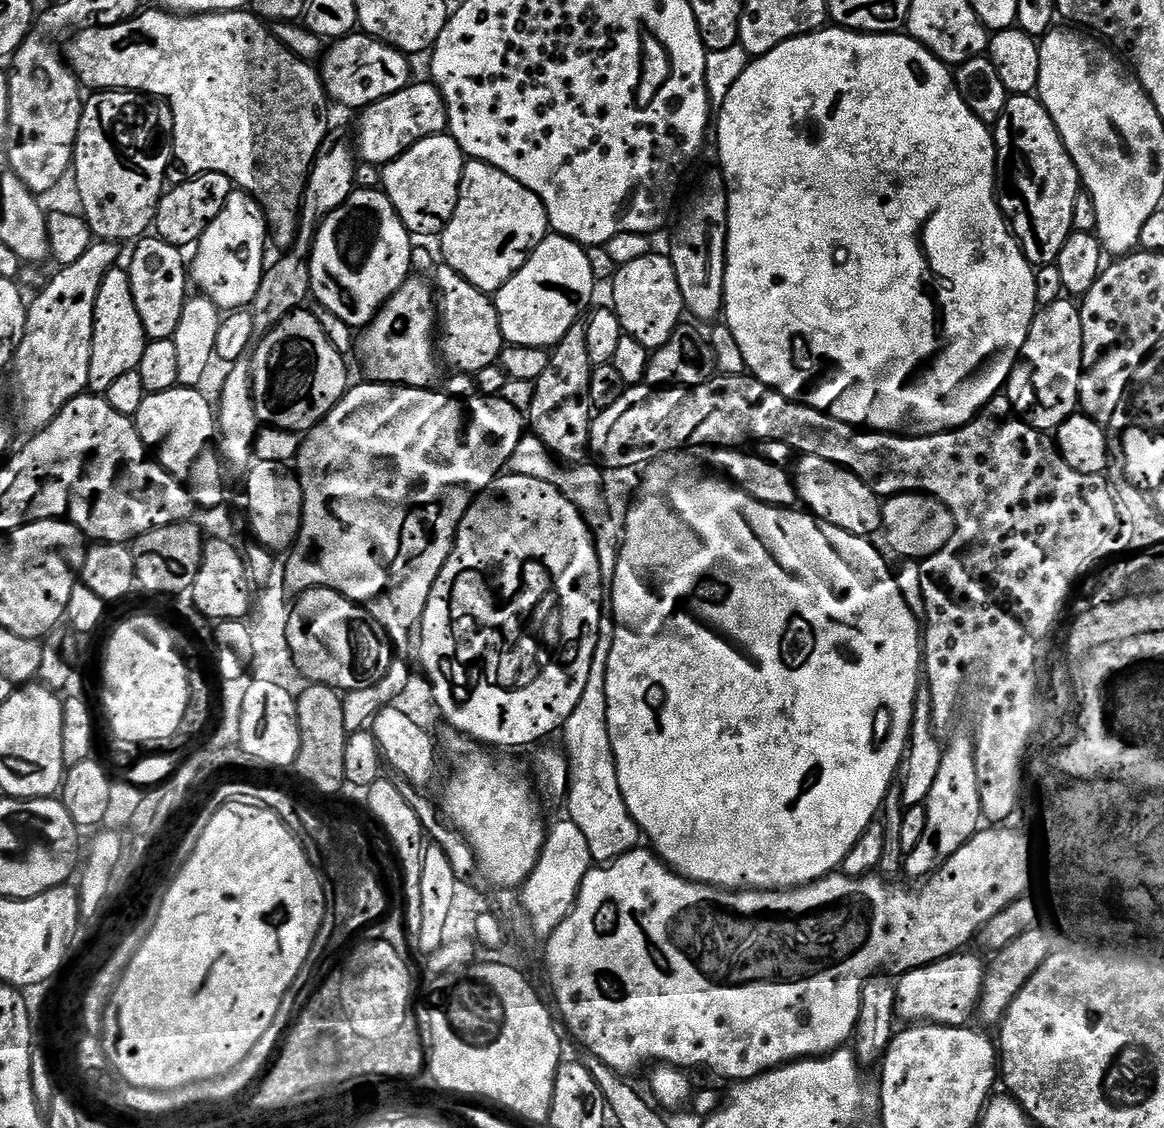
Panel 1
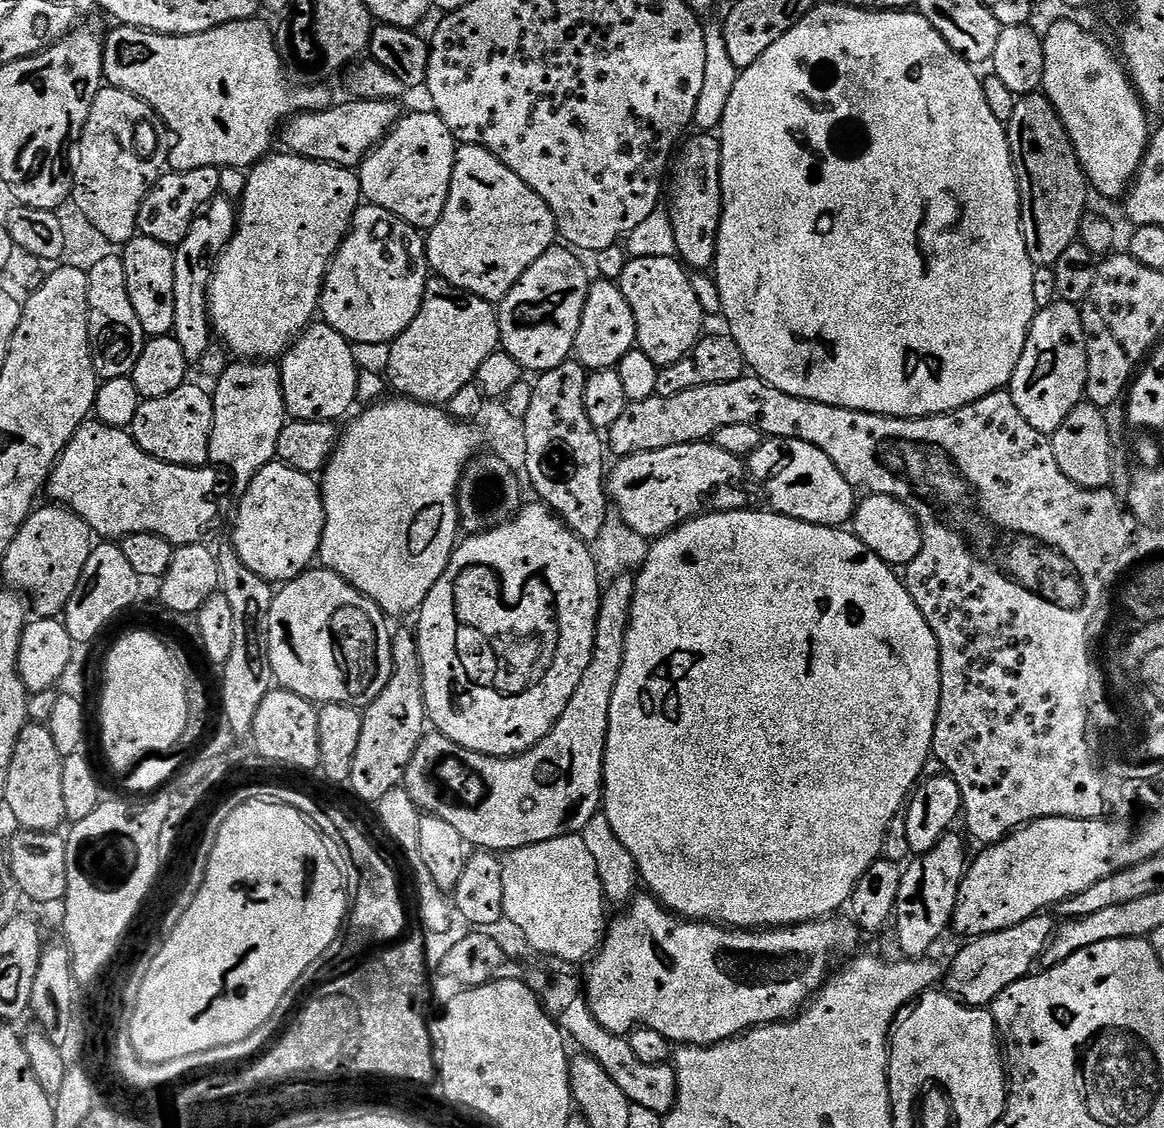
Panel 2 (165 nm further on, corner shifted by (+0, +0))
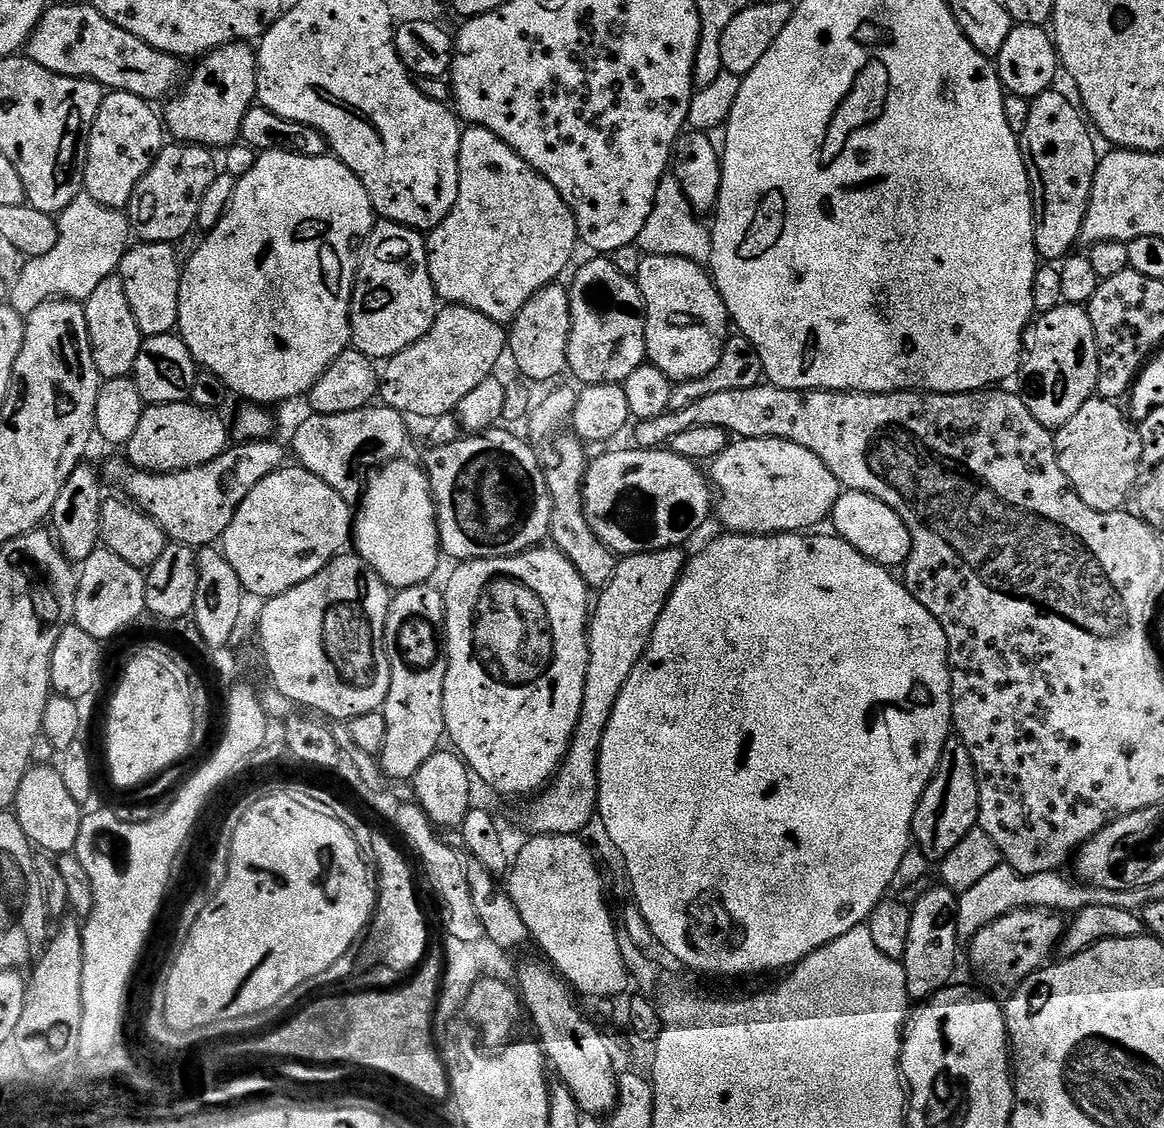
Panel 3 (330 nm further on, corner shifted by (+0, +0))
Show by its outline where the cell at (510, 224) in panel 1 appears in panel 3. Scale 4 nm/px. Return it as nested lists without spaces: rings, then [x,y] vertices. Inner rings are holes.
[[[468,126],[460,134],[460,185],[458,186],[458,198],[450,210],[448,217],[437,228],[433,228],[427,233],[426,243],[428,246],[428,269],[432,284],[436,287],[437,297],[449,305],[461,304],[463,308],[473,308],[482,314],[486,314],[497,324],[504,326],[515,320],[516,316],[530,302],[530,298],[538,290],[542,290],[547,284],[559,281],[560,275],[564,272],[564,267],[572,260],[572,255],[578,249],[578,237],[576,235],[576,219],[566,206],[562,194],[554,190],[554,186],[542,174],[538,174],[534,169],[521,158],[502,138],[495,136],[490,130]]]

